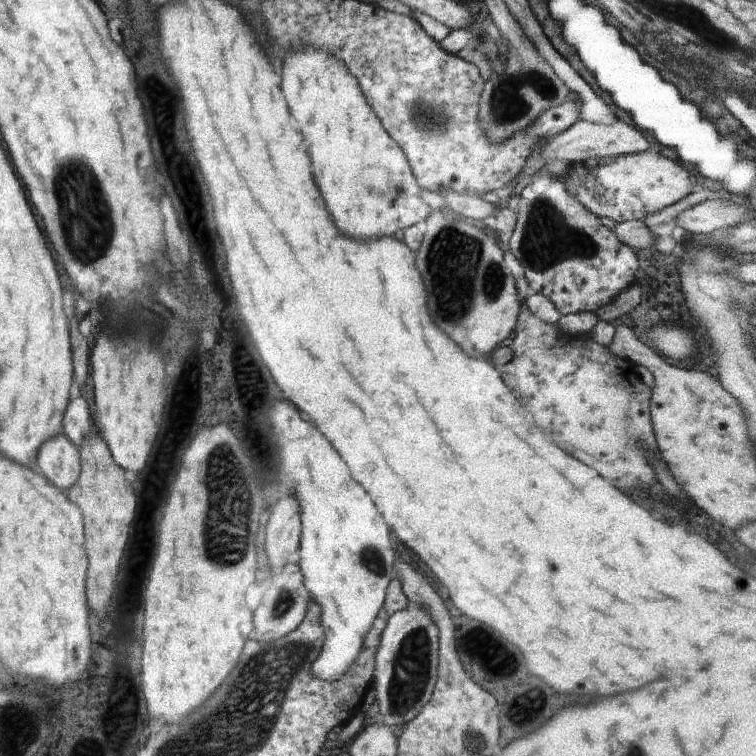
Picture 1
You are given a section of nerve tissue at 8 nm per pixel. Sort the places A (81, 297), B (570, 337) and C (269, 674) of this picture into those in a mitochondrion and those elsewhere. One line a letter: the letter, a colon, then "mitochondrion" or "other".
A: other
B: other
C: mitochondrion

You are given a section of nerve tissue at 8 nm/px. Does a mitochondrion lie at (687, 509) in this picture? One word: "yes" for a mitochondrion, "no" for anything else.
no

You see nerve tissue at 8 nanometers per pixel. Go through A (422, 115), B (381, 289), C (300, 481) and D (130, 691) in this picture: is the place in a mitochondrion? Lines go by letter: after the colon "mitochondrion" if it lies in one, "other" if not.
A: mitochondrion
B: other
C: other
D: other

